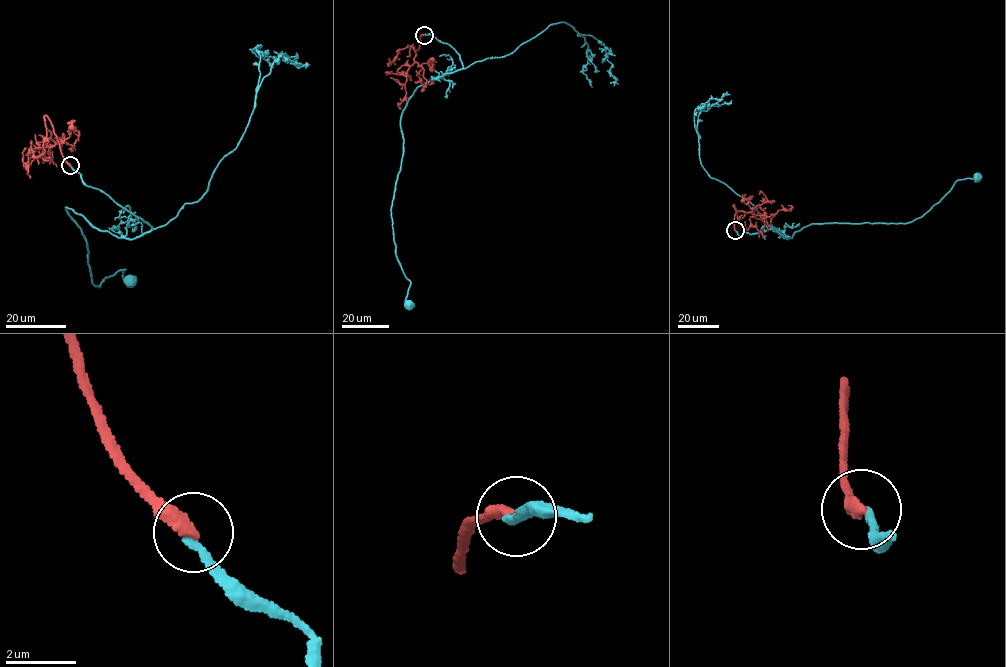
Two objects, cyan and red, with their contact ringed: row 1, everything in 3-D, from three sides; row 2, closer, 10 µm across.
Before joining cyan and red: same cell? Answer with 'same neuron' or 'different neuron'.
different neuron

